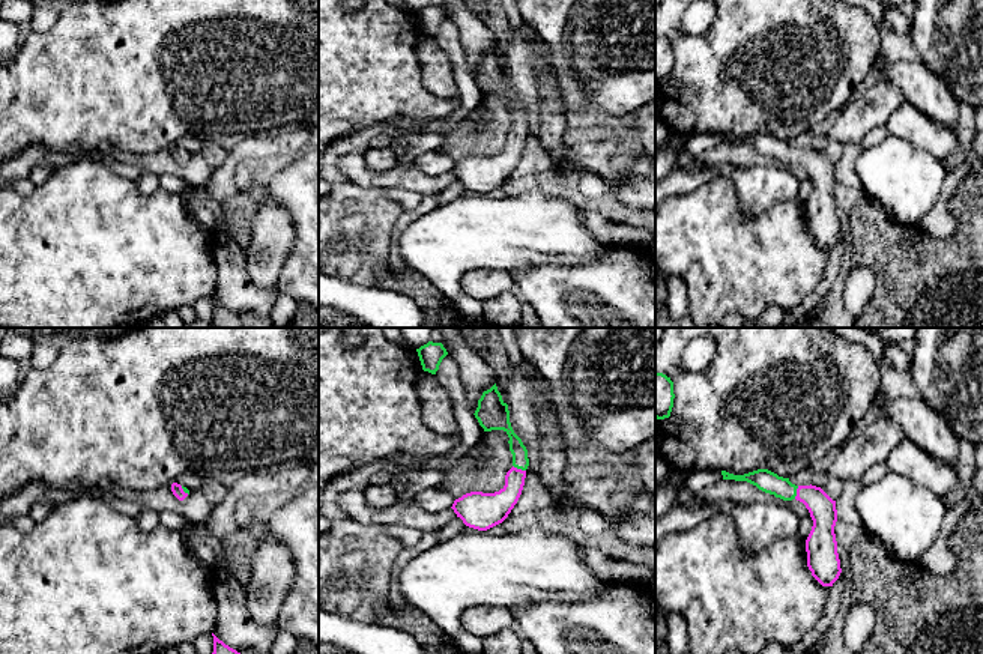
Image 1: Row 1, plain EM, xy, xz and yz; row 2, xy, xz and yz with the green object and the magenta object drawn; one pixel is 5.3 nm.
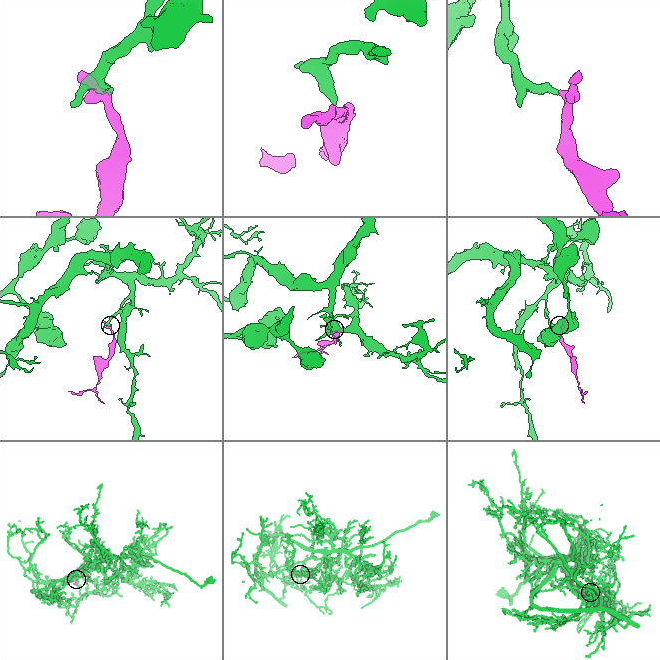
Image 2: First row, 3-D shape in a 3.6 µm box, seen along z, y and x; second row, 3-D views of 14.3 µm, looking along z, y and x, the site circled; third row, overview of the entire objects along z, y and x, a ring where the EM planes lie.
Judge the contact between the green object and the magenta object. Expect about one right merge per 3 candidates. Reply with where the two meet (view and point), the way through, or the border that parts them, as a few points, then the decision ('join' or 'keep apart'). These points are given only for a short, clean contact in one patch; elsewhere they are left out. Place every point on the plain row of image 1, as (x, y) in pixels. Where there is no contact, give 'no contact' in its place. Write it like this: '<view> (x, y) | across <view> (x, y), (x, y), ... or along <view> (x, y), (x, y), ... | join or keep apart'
xz (519, 131) | across xz (519, 115), (519, 131), (513, 152), (495, 170) | join

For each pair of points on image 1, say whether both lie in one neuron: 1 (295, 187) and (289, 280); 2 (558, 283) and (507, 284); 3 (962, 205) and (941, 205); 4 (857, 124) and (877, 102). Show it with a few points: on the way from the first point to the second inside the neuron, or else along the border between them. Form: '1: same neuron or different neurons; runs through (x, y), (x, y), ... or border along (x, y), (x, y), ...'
1: same neuron; runs through (302, 209), (302, 257)
2: different neurons; border along (510, 274), (516, 286)
3: different neurons; border along (967, 175), (949, 203), (955, 232), (929, 235)
4: same neuron; runs through (860, 119), (872, 107)

